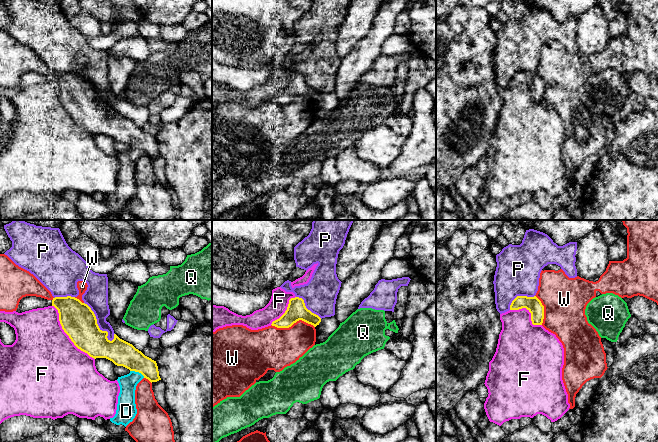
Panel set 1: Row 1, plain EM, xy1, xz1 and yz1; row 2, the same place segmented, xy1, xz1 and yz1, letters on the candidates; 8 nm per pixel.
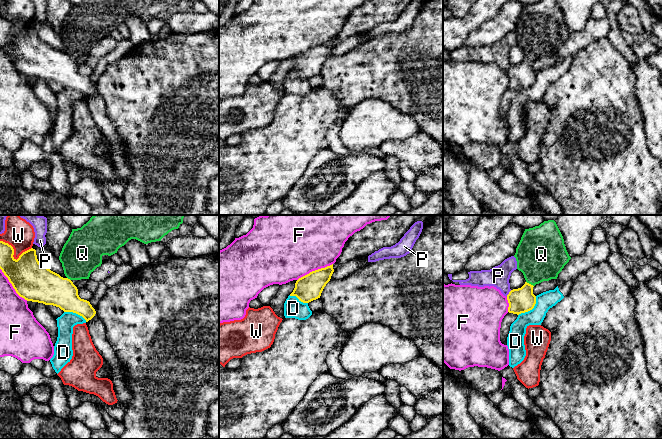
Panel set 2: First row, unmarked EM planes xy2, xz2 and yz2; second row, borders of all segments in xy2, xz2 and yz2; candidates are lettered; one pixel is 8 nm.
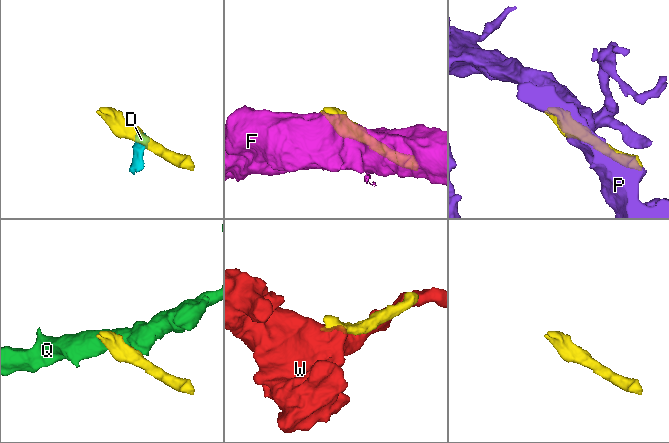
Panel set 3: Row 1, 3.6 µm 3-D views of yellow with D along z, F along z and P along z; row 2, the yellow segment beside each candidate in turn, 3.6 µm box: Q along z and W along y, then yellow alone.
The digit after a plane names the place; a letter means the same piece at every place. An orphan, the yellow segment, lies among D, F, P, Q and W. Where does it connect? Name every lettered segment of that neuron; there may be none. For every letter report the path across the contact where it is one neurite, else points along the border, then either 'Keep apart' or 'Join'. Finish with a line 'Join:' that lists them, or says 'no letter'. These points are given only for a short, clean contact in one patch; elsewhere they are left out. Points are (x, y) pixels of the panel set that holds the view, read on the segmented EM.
D: Boundary: yz2 (536, 296), (534, 306), (518, 315). Keep apart
F: Keep apart
P: Keep apart
Q: Boundary: yz2 (526, 281), (533, 286). Keep apart
W: Keep apart
Join: no letter

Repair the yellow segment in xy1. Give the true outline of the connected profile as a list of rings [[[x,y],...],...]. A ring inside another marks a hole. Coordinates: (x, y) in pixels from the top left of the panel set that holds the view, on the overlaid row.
[[[26,296],[20,300],[16,312],[22,313],[32,309],[48,306],[54,306],[58,310],[59,321],[64,332],[69,336],[78,349],[87,353],[90,357],[94,359],[106,358],[117,366],[123,366],[130,371],[139,372],[151,383],[161,380],[156,361],[145,356],[132,344],[120,339],[116,334],[114,334],[114,339],[110,341],[107,338],[108,332],[102,331],[99,328],[96,316],[91,308],[75,297],[55,297],[52,300],[47,300],[36,296]]]

